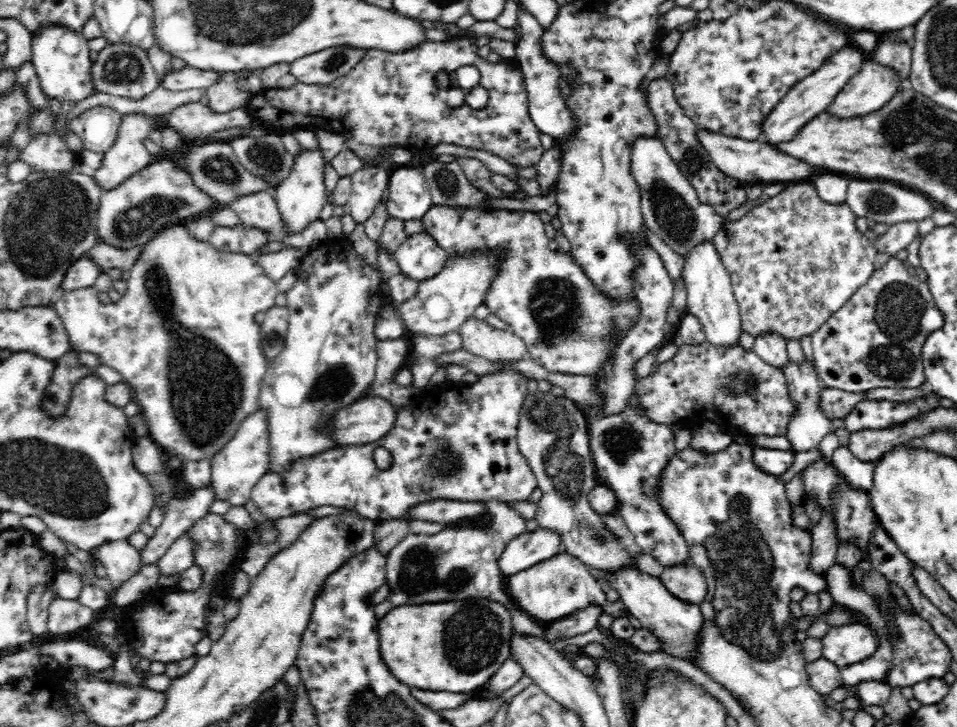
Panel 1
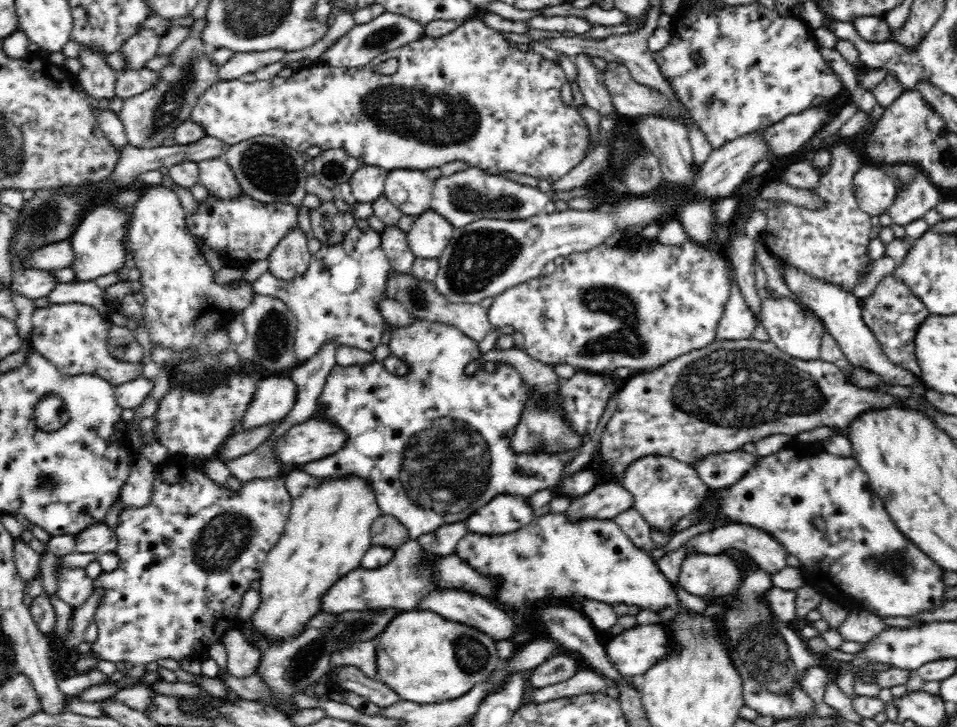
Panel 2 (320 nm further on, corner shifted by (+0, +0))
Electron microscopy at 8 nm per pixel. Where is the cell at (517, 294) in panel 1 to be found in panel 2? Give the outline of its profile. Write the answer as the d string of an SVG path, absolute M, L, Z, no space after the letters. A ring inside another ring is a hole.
M631 230L623 234L622 240L617 246L602 245L592 248L588 252L578 252L570 254L565 261L549 276L539 276L518 286L509 288L493 298L487 316L490 325L494 328L502 328L506 325L513 326L518 332L524 334L524 350L534 359L544 364L554 365L566 362L576 368L576 370L587 370L596 374L611 375L616 368L630 368L634 373L645 373L658 368L683 354L688 354L693 350L703 349L716 341L716 329L718 322L724 316L726 303L729 300L731 291L731 270L730 262L724 256L722 250L713 250L704 247L691 239L686 240L679 246L664 245L657 240L647 240L639 232Z

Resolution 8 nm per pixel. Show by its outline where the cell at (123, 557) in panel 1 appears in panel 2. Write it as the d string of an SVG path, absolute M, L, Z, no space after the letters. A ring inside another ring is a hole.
M104 521L92 522L90 526L86 526L78 534L74 534L74 537L76 537L74 552L82 554L114 552L116 544L118 544L115 530Z

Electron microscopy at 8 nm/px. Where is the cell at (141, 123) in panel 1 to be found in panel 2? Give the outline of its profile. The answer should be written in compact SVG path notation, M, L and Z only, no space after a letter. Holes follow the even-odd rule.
M205 16L196 18L188 26L189 33L185 39L168 55L168 64L156 71L158 84L140 94L125 98L119 113L124 125L128 142L140 148L160 146L164 138L172 136L174 129L190 120L191 110L200 95L216 80L222 65L209 59L209 54L216 48L201 39L207 25Z

